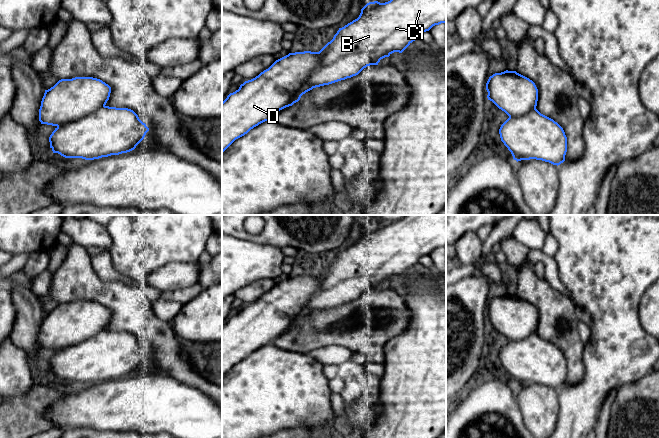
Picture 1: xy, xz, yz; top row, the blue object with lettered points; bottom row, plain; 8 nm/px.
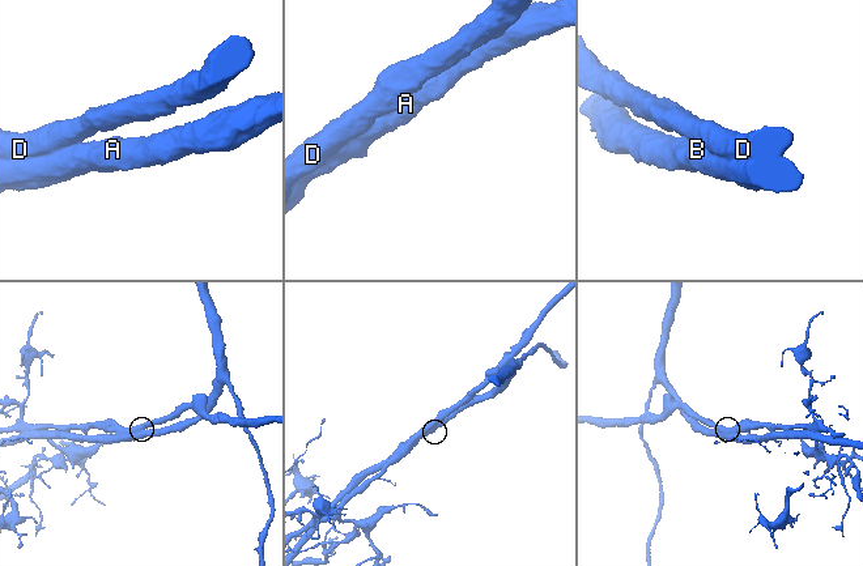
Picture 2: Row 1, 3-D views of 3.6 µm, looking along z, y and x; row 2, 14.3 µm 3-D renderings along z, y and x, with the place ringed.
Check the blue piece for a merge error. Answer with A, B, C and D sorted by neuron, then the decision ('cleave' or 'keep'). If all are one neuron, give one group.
groups A B C / D; cleave

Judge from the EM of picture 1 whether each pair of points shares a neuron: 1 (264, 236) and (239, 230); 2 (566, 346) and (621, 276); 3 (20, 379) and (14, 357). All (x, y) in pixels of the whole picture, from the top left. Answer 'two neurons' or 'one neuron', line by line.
1: one neuron
2: two neurons
3: one neuron

